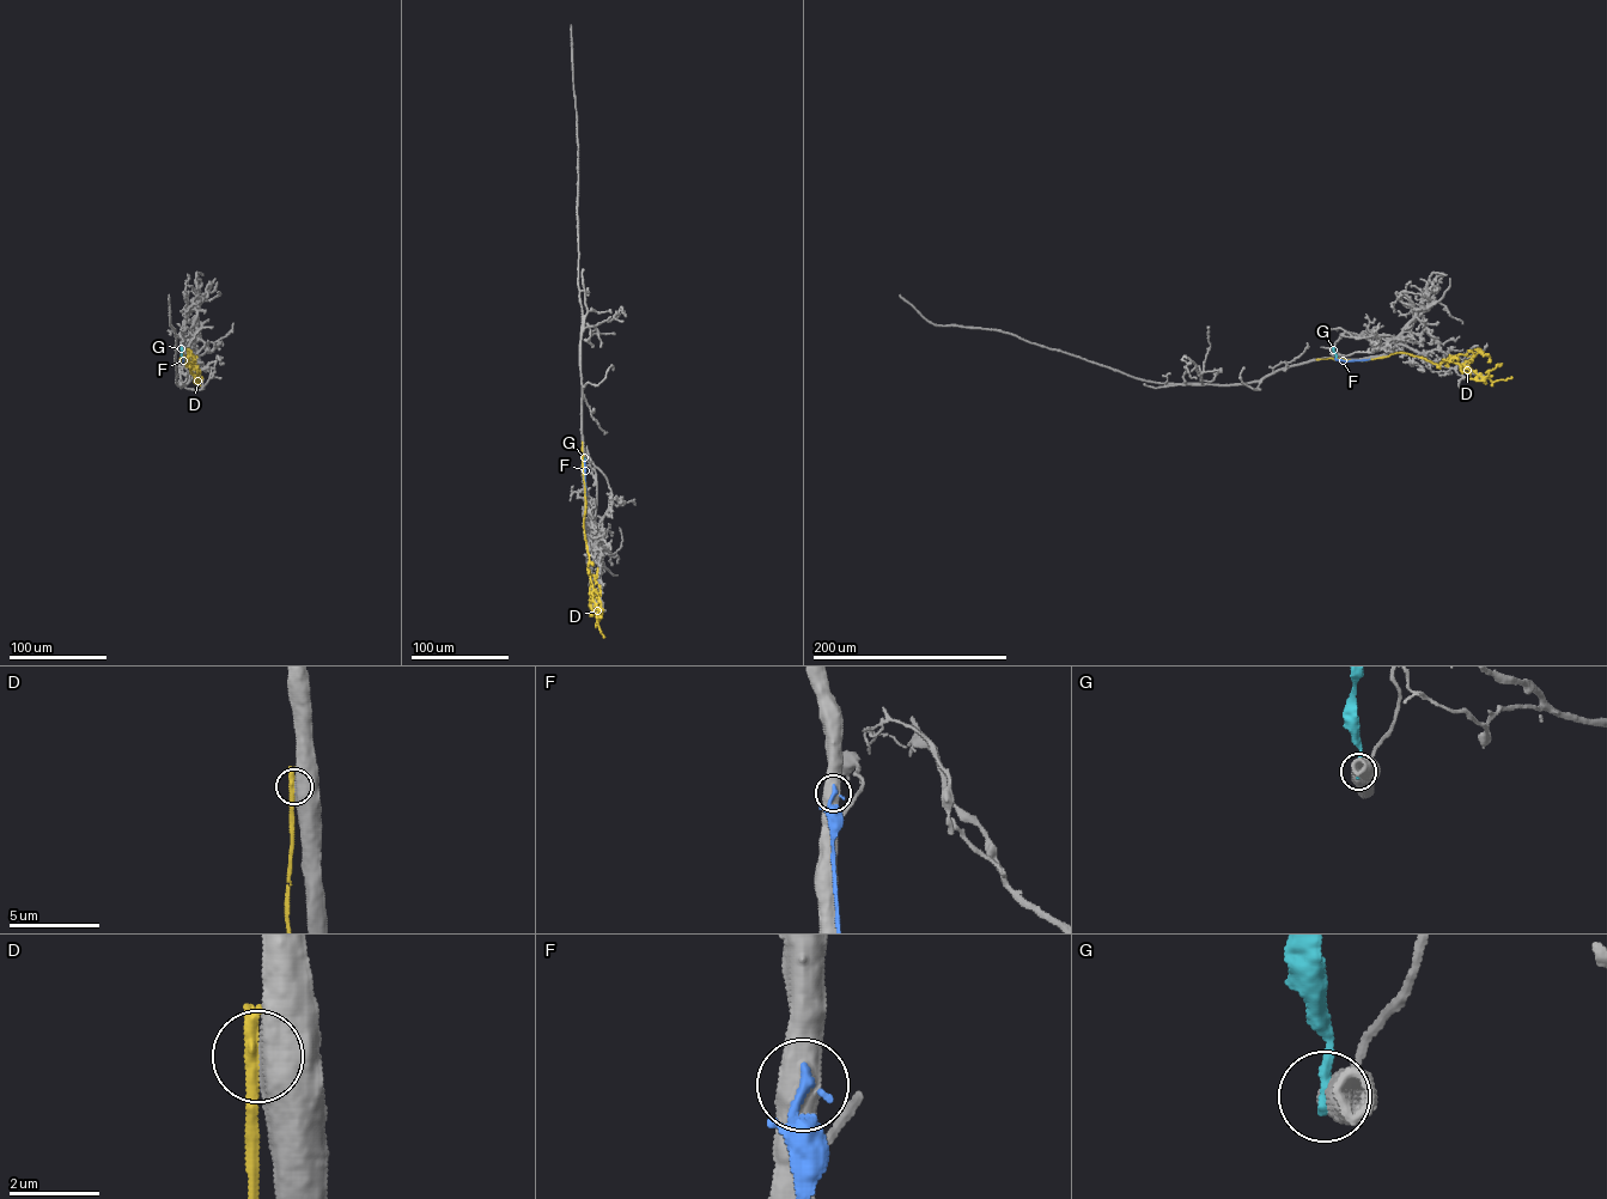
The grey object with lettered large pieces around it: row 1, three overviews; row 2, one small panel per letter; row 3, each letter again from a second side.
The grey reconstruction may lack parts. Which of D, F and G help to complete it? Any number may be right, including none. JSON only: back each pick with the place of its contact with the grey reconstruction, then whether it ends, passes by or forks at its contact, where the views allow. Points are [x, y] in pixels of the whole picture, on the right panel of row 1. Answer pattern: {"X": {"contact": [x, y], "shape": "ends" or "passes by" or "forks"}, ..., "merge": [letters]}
{"merge": []}

